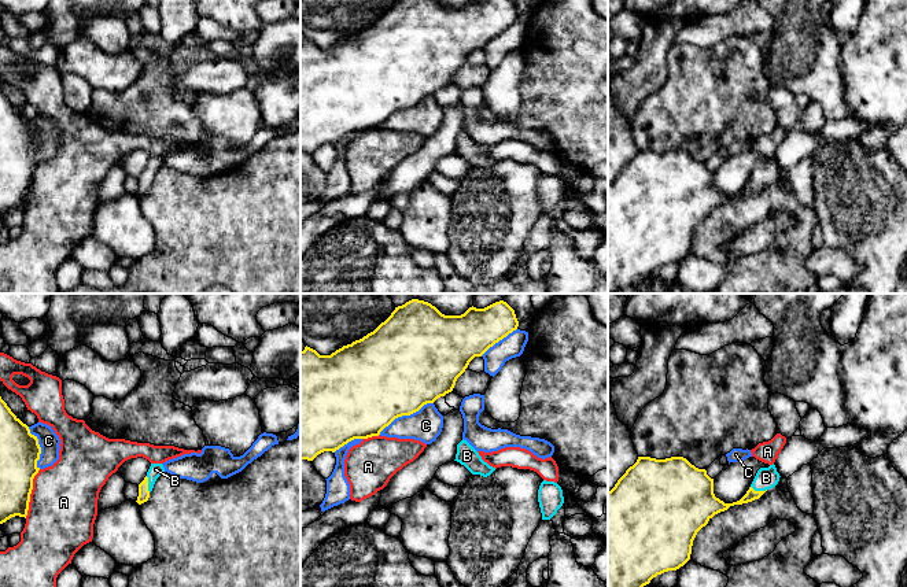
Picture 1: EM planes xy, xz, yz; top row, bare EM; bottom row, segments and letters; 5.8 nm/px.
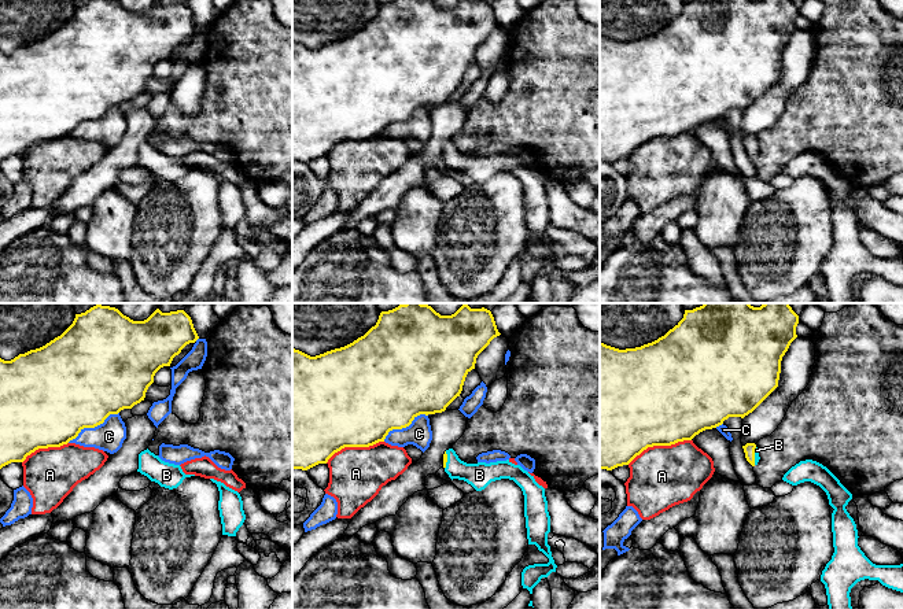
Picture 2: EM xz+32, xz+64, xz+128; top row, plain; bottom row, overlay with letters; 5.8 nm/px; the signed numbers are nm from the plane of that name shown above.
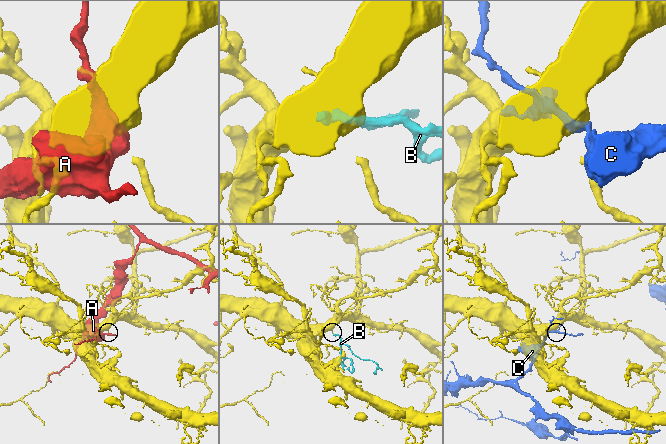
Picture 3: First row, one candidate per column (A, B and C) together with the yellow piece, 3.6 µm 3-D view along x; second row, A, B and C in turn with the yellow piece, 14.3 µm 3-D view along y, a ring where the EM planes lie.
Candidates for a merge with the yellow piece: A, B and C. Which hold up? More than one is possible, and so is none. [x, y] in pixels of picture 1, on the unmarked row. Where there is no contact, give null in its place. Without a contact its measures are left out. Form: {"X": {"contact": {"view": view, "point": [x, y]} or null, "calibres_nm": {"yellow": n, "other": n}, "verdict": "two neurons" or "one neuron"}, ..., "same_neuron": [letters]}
{"A": {"contact": {"view": "xy", "point": [30, 185]}, "calibres_nm": {"yellow": 240, "other": 400}, "verdict": "two neurons"}, "B": {"contact": {"view": "xy", "point": [147, 177]}, "calibres_nm": {"yellow": 70, "other": 80}, "verdict": "one neuron"}, "C": {"contact": {"view": "xz", "point": [405, 107]}, "calibres_nm": {"yellow": 500, "other": 190}, "verdict": "two neurons"}, "same_neuron": ["B"]}

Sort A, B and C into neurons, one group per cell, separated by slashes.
A / B / C

